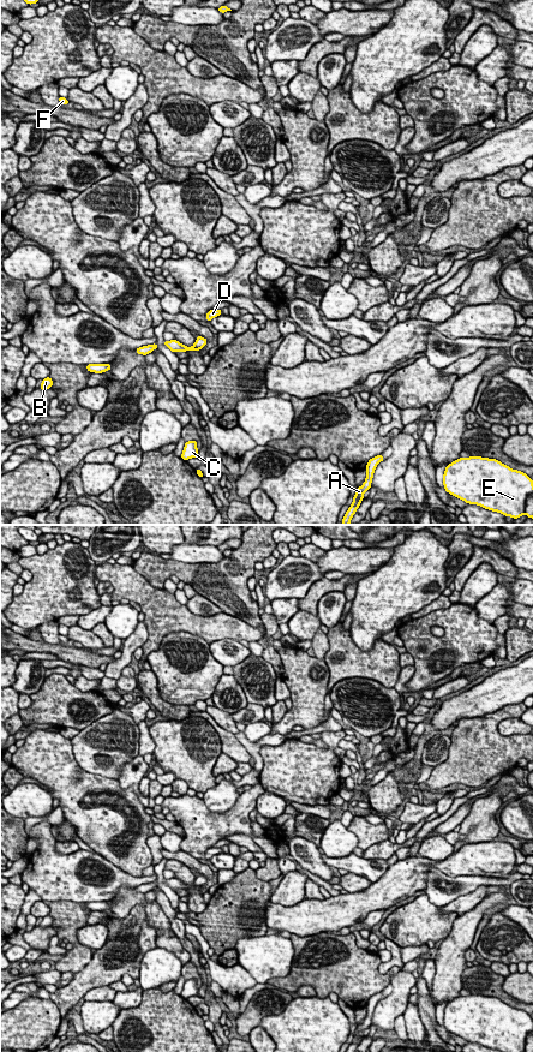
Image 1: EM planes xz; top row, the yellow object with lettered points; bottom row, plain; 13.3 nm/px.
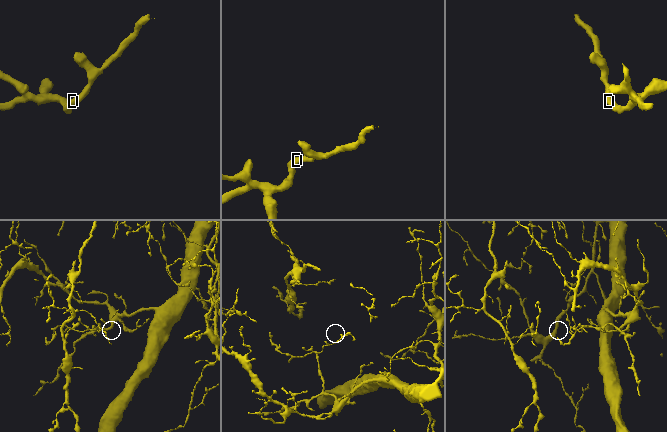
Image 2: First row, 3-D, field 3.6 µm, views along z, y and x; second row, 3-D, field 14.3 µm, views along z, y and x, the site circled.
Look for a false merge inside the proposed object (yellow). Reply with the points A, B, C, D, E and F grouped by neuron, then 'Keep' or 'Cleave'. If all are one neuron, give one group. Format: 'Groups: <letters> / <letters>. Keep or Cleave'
Groups: A B C D E F. Keep

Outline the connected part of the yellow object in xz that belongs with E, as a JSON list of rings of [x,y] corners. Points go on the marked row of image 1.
[[[480,456],[460,458],[445,467],[443,484],[447,492],[469,504],[478,504],[485,509],[498,512],[505,516],[517,519],[526,514],[533,518],[533,480],[523,472],[511,470],[496,459]]]

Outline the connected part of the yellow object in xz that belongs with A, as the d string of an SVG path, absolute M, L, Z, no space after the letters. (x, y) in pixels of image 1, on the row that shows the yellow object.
M382 454L369 460L367 466L365 468L366 470L366 479L365 479L364 484L357 489L357 492L353 496L354 497L353 503L351 504L351 507L348 508L348 510L346 512L346 514L342 519L342 525L349 525L351 519L353 518L358 507L360 506L361 501L364 500L363 494L365 491L370 490L370 488L371 488L371 482L372 482L372 477L373 477L376 466L383 460L384 460L384 458L382 456Z

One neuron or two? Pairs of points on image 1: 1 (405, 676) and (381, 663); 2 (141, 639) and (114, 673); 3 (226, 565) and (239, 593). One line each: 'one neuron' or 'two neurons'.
1: two neurons
2: one neuron
3: one neuron

